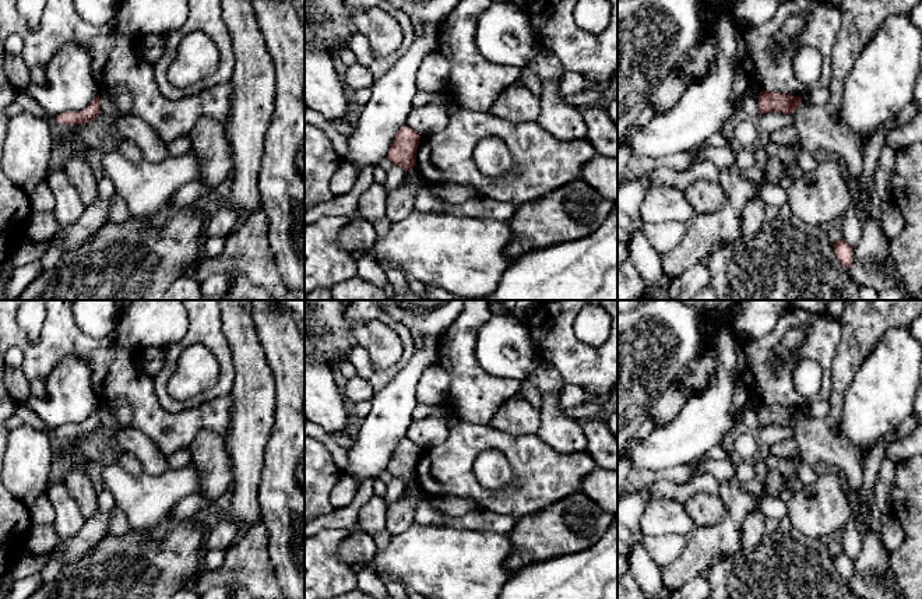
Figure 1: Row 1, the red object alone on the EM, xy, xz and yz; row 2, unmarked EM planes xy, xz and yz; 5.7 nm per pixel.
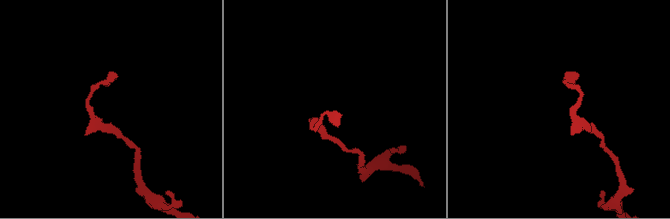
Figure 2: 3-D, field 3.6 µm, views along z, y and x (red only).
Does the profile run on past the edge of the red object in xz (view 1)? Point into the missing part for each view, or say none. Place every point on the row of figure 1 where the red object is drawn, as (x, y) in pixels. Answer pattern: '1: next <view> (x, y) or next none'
1: next none

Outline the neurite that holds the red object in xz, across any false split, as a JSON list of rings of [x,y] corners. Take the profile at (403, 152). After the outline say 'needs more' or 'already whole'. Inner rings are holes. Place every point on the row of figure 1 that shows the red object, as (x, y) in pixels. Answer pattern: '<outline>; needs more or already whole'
[[[408,126],[401,127],[387,152],[387,158],[405,172],[416,166],[419,134]]]; already whole

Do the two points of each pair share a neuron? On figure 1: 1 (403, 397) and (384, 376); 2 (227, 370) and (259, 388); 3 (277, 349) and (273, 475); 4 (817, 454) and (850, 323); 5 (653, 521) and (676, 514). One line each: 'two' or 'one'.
1: two
2: two
3: one
4: one
5: one

